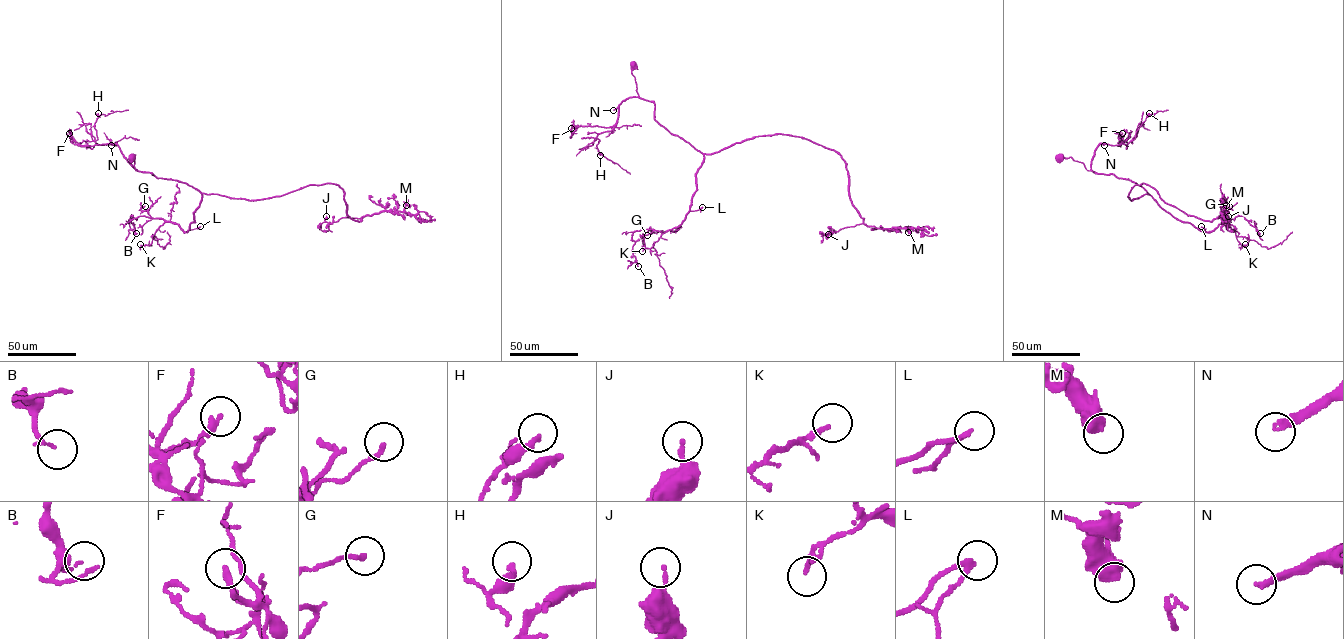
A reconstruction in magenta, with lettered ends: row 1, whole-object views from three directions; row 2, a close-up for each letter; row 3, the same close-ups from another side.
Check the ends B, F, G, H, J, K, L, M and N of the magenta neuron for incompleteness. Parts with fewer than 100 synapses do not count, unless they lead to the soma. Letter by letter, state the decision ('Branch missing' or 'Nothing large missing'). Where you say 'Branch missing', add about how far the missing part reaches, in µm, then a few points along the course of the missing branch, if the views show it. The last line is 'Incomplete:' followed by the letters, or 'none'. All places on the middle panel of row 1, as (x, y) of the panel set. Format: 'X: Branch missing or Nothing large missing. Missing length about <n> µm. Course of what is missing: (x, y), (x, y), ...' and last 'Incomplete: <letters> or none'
B: Nothing large missing
F: Nothing large missing
G: Nothing large missing
H: Nothing large missing
J: Nothing large missing
K: Nothing large missing
L: Nothing large missing
M: Nothing large missing
N: Branch missing. Missing length about 45 µm. Course of what is missing: (613, 110), (583, 120), (576, 117), (570, 123)
Incomplete: N

